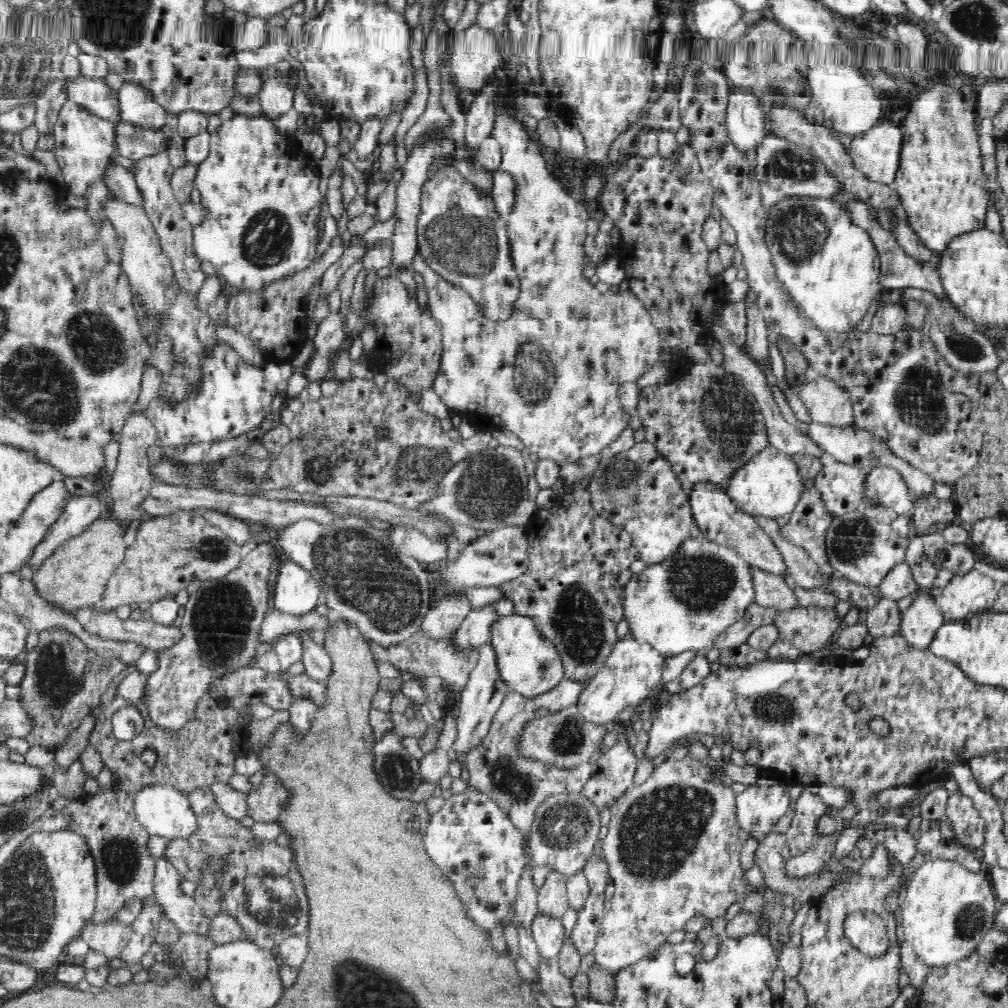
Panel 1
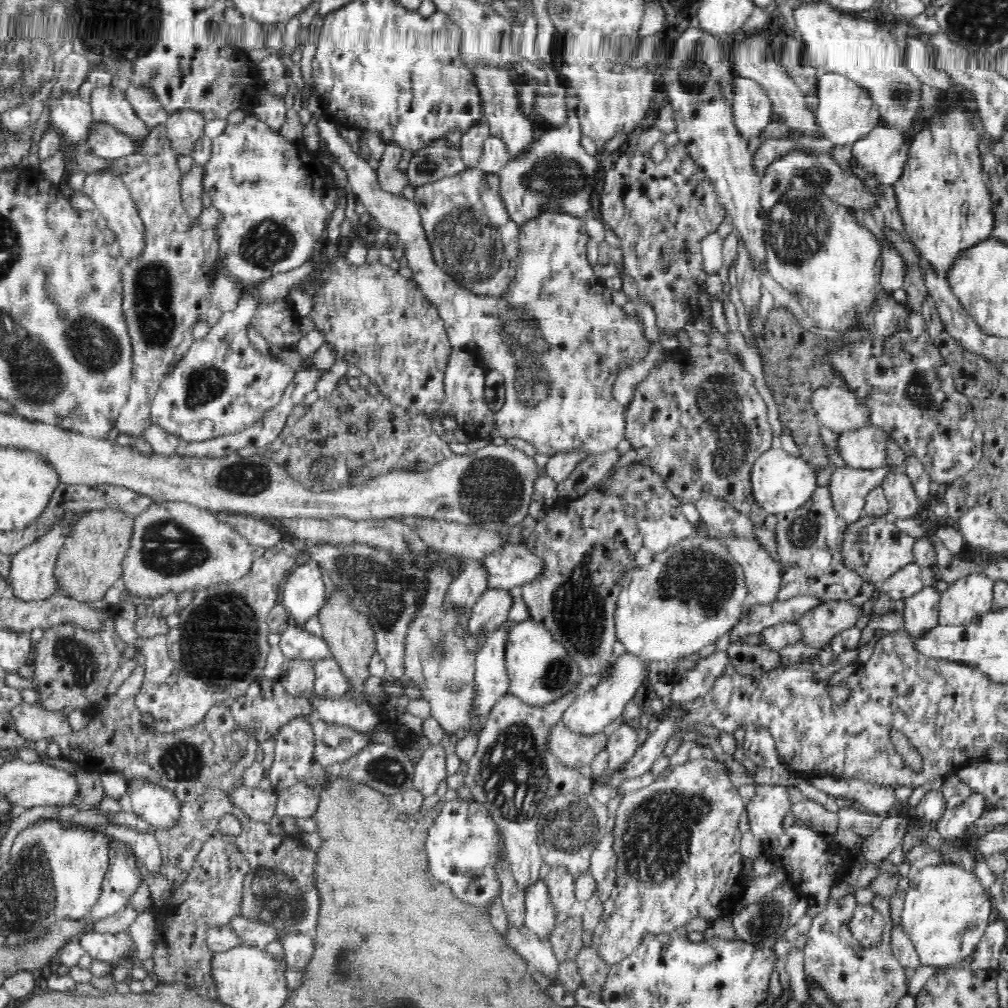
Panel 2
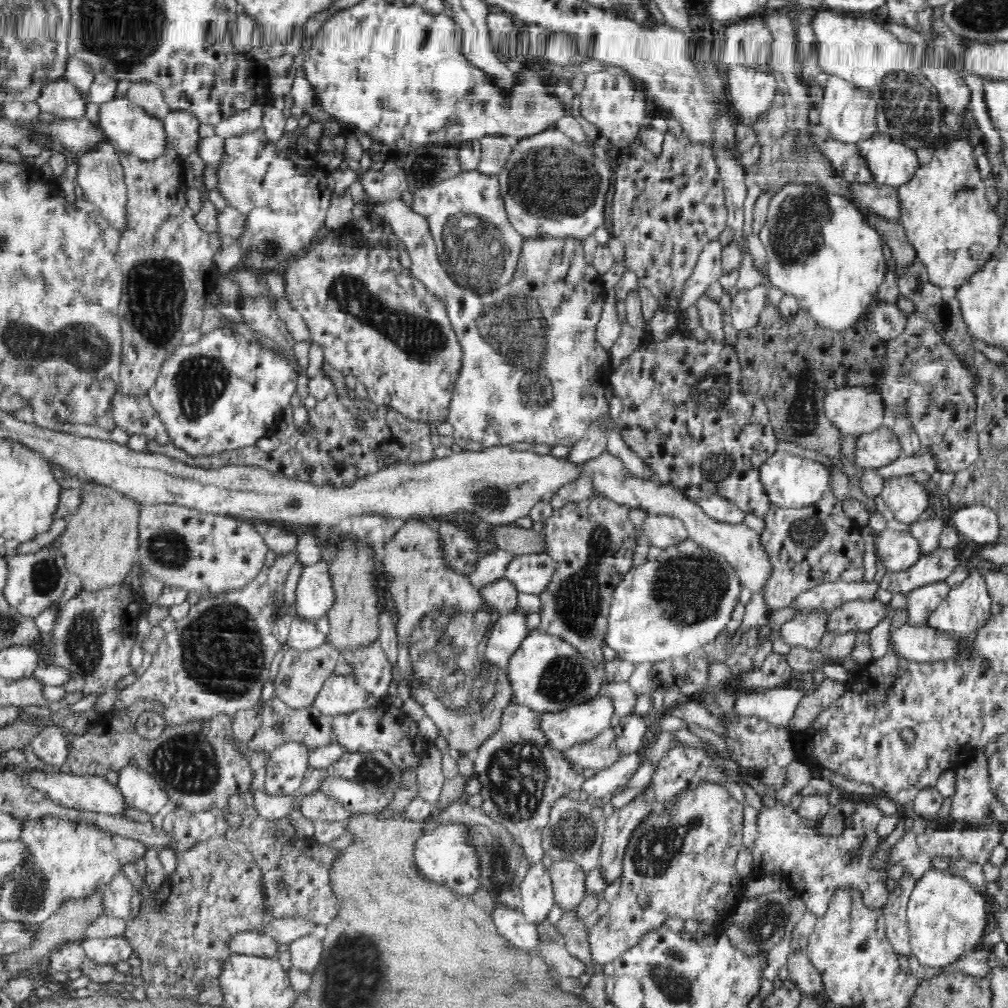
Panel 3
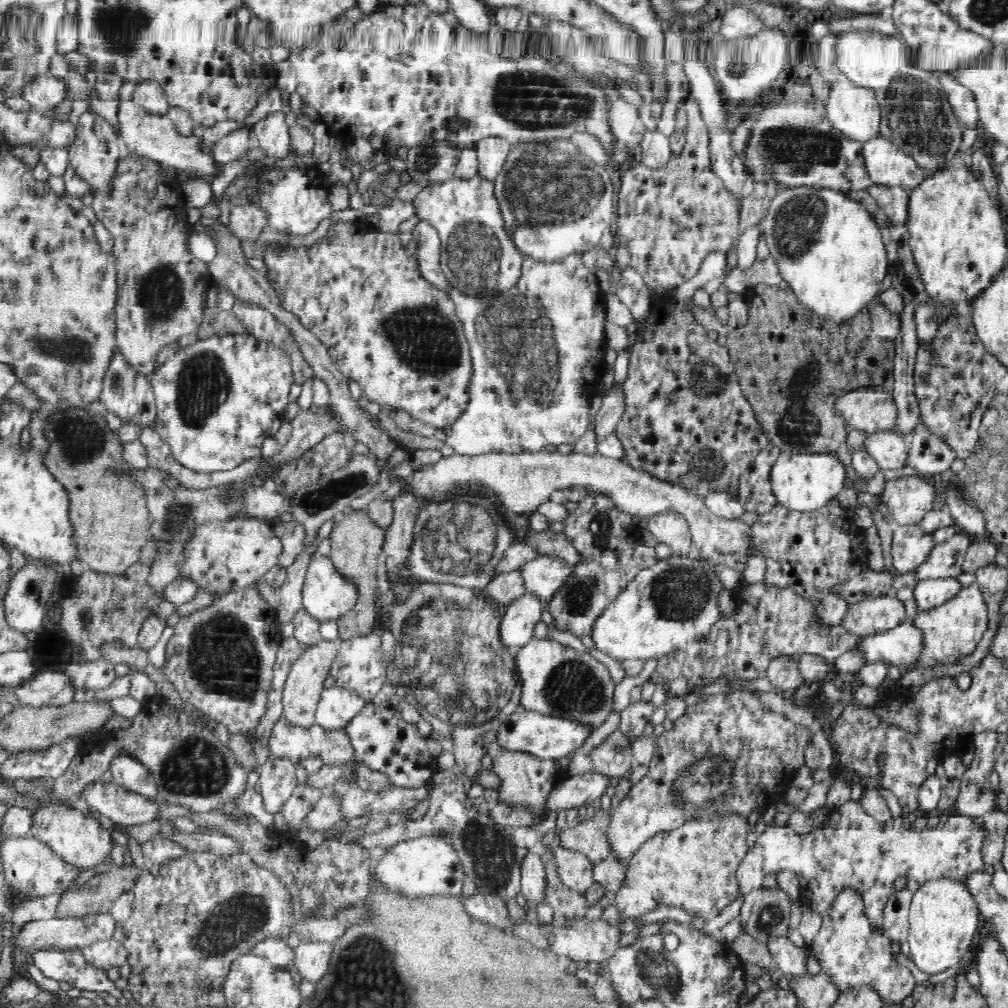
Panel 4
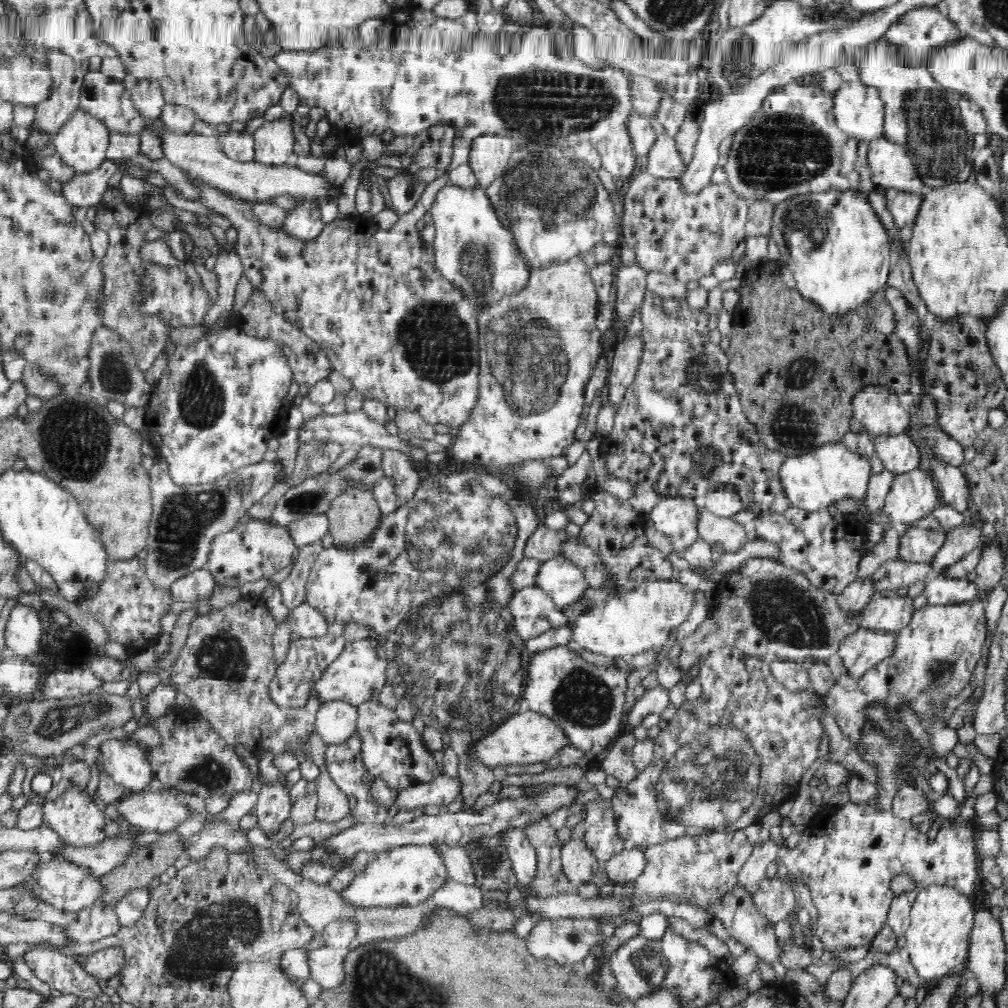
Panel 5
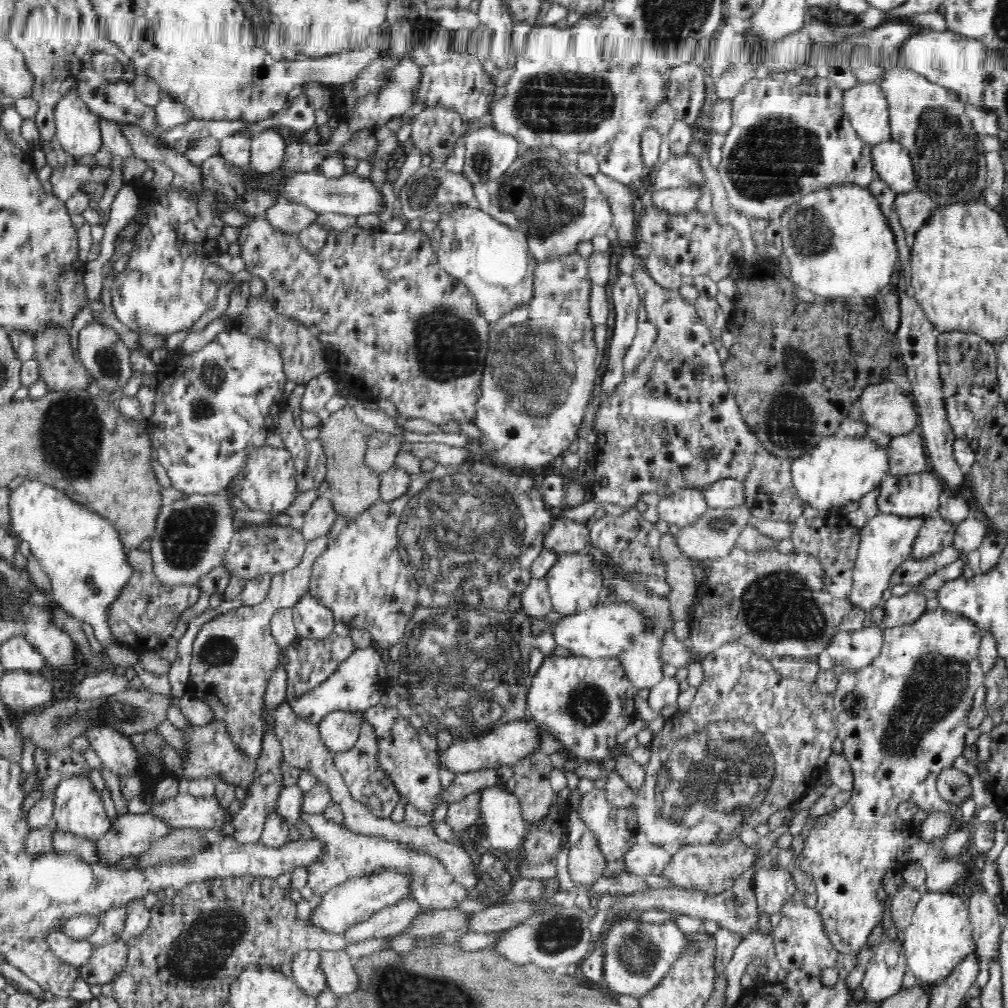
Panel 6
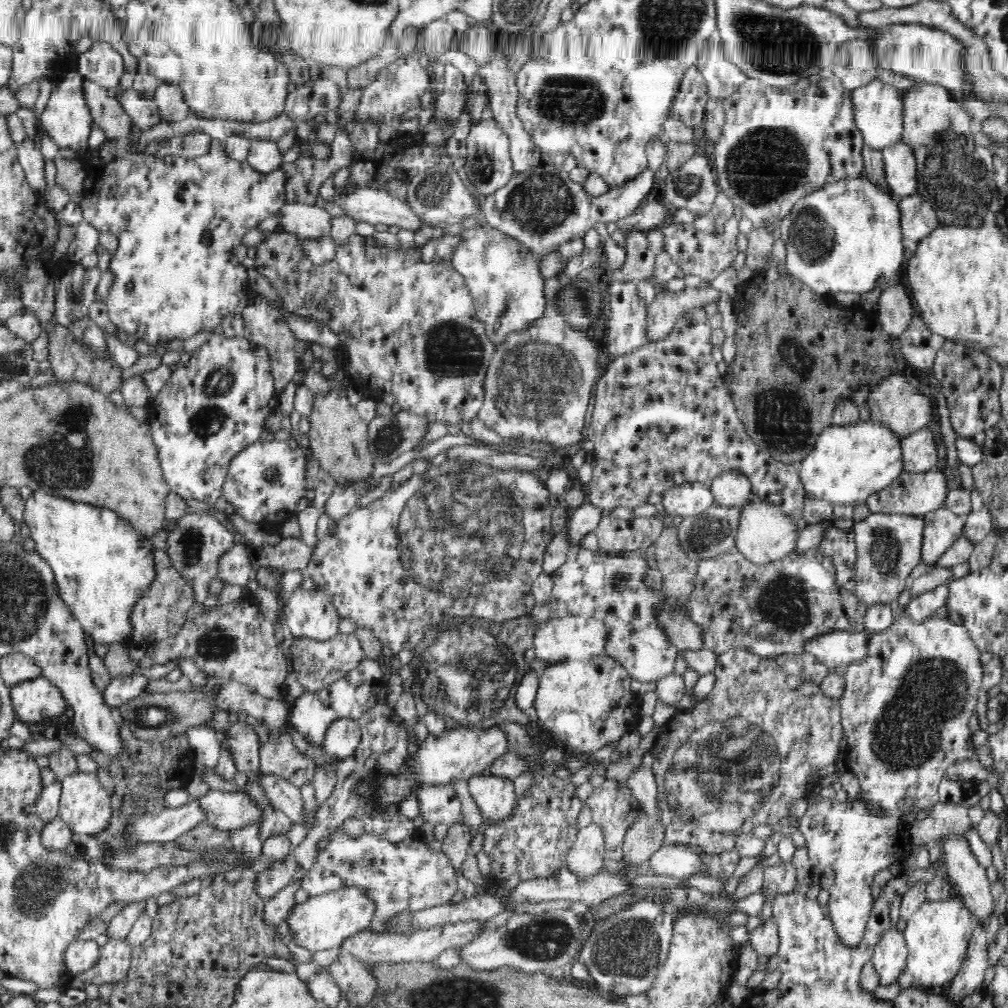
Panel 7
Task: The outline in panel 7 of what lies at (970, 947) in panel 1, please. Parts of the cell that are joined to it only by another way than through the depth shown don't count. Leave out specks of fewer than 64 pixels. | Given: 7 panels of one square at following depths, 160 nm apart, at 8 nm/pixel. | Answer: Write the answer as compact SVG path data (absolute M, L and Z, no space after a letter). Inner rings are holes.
M959 899L925 901L907 921L902 932L908 950L907 968L915 985L921 988L948 984L966 958L970 938L976 925Z

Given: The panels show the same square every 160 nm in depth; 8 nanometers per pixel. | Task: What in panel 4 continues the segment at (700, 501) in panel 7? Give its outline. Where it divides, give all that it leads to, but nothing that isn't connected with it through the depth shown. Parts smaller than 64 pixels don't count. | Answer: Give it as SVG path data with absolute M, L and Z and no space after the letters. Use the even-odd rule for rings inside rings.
M662 514L659 518L650 519L647 530L658 543L670 547L678 555L691 554L691 534L687 522L673 514Z

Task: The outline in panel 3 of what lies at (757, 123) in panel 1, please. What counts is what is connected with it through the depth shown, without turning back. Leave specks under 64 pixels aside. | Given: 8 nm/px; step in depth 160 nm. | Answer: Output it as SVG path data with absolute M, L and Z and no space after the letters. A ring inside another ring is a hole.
M728 68L727 89L731 110L742 124L754 124L773 106L777 80L752 68Z

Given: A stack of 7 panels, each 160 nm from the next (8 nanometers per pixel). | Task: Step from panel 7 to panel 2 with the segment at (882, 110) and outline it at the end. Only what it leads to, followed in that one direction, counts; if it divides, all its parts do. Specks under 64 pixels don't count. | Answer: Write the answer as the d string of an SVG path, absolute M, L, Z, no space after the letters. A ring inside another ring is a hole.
M826 72L818 76L817 96L819 104L815 111L816 122L822 127L824 137L832 144L842 146L862 140L874 127L880 126L880 111L874 99L870 96L867 88L860 86L856 81Z

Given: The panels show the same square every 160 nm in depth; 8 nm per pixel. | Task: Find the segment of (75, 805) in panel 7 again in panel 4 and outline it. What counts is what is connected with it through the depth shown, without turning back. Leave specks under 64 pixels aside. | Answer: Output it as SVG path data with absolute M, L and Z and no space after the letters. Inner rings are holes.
M60 802L42 807L32 815L30 836L50 847L64 863L77 868L80 872L104 866L112 858L114 835L100 825L99 817L78 807L68 807Z

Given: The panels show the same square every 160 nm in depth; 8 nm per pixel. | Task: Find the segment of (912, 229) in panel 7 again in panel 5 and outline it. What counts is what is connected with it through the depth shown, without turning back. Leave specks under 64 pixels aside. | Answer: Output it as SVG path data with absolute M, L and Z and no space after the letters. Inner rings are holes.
M893 188L881 189L886 209L898 229L911 229L918 216L921 195L902 192Z

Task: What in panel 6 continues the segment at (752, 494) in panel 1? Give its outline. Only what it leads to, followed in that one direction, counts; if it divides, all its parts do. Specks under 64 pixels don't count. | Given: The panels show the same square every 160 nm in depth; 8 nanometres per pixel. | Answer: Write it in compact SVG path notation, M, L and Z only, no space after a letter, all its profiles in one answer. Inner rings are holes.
M837 433L824 438L811 452L791 459L792 485L798 498L806 505L817 509L842 508L856 502L883 482L889 474L888 455L885 450L870 440L851 439Z

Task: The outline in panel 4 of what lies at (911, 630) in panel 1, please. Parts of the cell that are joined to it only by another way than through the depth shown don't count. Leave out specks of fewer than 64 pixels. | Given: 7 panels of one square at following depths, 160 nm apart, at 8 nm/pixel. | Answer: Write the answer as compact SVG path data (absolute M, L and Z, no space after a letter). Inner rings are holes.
M956 577L919 581L913 589L913 599L919 611L928 611L950 600L960 589Z

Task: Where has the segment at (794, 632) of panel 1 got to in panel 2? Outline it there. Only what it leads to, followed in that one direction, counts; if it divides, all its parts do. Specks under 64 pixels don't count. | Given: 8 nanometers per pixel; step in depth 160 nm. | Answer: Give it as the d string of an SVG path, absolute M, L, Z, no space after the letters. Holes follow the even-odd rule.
M828 601L804 611L793 623L799 628L802 644L820 651L826 649L834 636L856 625L862 616L862 607L848 601Z

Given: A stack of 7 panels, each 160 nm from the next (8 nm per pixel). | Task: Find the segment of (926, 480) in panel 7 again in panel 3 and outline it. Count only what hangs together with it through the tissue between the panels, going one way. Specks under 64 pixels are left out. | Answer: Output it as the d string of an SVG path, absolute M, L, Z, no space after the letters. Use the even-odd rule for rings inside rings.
M912 475L894 476L884 481L882 500L904 526L921 520L929 506L928 494Z

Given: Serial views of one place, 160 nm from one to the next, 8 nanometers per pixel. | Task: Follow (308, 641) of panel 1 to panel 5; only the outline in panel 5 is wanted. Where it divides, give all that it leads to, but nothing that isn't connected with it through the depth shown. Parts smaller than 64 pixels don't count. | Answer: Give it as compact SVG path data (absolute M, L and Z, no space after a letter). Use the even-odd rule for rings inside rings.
M340 699L320 702L316 712L316 732L325 744L343 743L355 735L358 707Z

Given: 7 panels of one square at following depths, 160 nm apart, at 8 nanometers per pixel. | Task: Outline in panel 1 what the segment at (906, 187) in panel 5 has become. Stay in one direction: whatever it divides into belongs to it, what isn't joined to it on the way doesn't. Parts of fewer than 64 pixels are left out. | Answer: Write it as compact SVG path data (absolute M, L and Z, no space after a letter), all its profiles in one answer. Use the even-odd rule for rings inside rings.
M879 122L853 137L847 151L868 179L890 185L898 170L902 132L892 122Z

